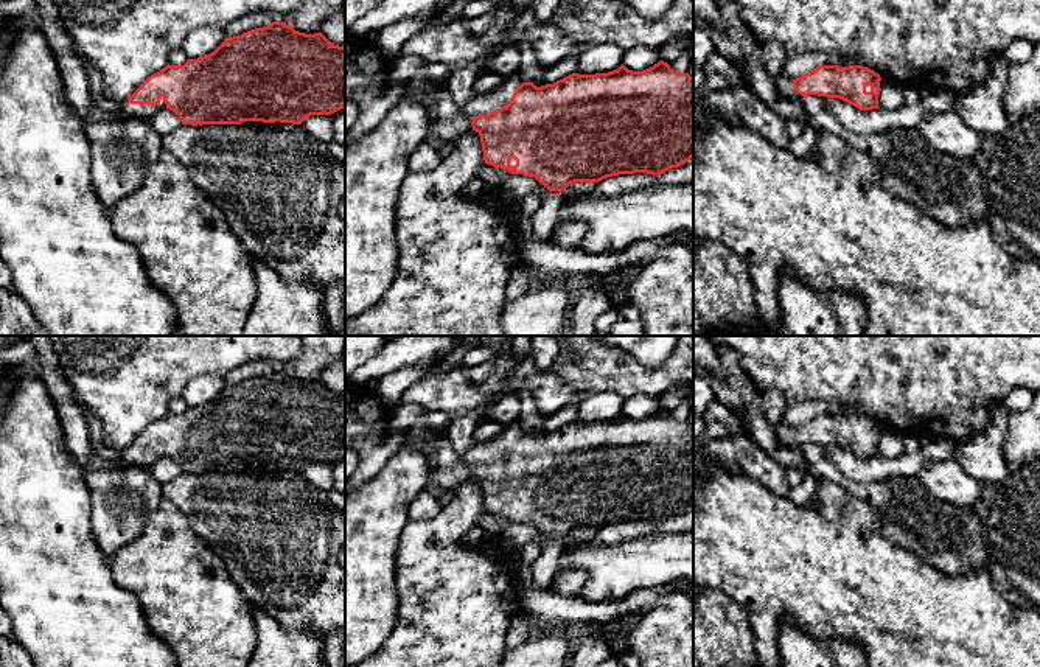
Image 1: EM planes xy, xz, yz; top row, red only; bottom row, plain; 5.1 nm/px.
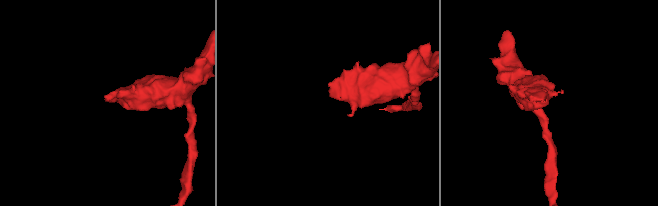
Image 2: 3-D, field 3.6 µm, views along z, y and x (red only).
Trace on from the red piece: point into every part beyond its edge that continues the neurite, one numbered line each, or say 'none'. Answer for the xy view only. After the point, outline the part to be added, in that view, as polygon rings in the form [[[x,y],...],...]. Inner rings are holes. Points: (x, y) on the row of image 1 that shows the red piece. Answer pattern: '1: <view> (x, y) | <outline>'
1: xy (125, 109) | [[[160,98],[160,103],[157,106],[151,104],[131,104],[127,100],[118,104],[117,117],[141,117],[141,118],[151,118],[159,110],[165,109],[166,103],[163,98]]]

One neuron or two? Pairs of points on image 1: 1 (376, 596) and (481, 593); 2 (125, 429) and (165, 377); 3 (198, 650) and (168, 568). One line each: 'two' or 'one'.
1: two
2: one
3: one

